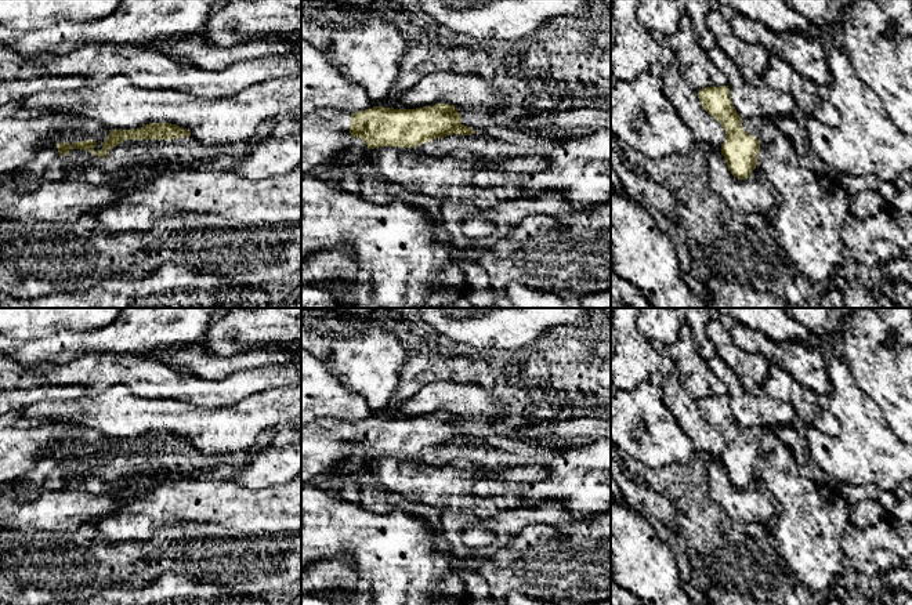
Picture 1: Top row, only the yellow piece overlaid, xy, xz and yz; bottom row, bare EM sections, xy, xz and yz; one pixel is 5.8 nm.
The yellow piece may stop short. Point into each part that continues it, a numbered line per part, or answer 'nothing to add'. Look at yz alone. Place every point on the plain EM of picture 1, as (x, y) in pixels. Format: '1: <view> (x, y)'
1: yz (753, 435)

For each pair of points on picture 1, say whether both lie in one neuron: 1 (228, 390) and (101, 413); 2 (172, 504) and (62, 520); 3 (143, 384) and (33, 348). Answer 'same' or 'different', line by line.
1: different
2: different
3: different

